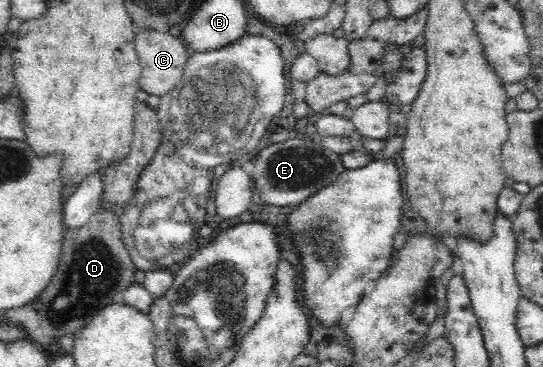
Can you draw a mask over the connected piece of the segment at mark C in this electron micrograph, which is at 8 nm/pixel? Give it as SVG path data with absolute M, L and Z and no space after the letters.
M154 29L139 31L135 34L134 49L140 66L139 88L147 94L162 97L175 88L184 71L185 63L191 53L181 40L168 32Z

